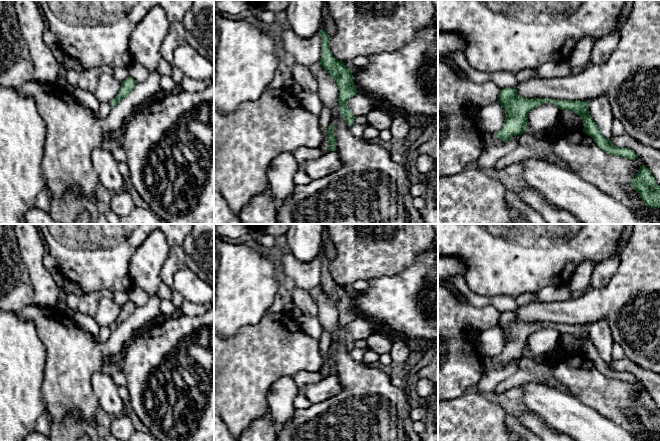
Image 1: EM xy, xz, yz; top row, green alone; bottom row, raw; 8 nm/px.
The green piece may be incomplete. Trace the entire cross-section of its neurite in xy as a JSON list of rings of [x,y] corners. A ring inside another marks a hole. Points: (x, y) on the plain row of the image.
[[[127,301],[122,307],[117,320],[109,327],[110,331],[114,331],[118,326],[127,321],[134,313],[137,306],[132,301]]]

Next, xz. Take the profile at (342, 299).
[[[320,254],[319,258],[322,261],[321,283],[319,288],[336,306],[339,312],[338,327],[340,338],[343,340],[345,346],[349,350],[352,350],[355,341],[349,334],[347,325],[358,317],[353,306],[352,293],[348,292],[344,286],[337,284],[333,280],[328,268],[330,260],[324,254]]]

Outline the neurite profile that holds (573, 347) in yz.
[[[567,333],[561,334],[561,344],[563,350],[569,357],[583,356],[583,345],[573,335]]]

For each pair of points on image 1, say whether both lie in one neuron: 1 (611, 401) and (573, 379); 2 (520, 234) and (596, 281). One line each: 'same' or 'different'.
1: same
2: different

